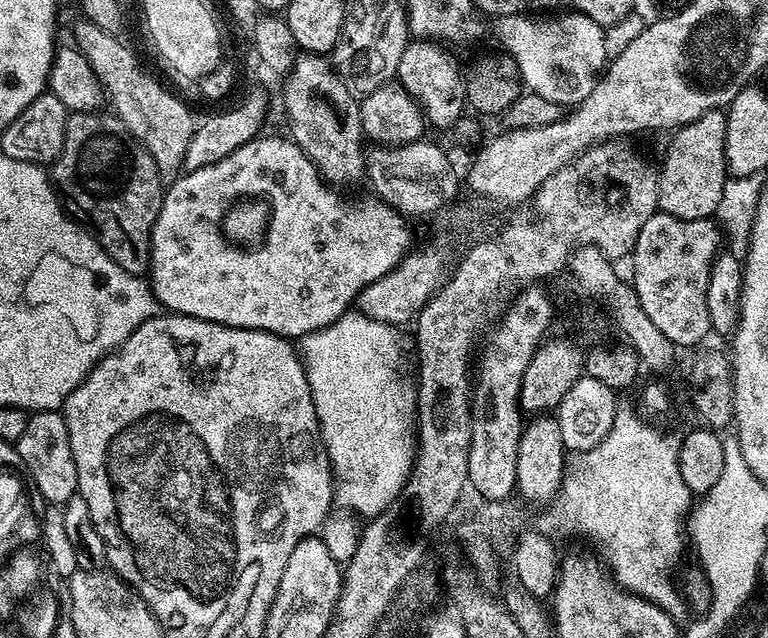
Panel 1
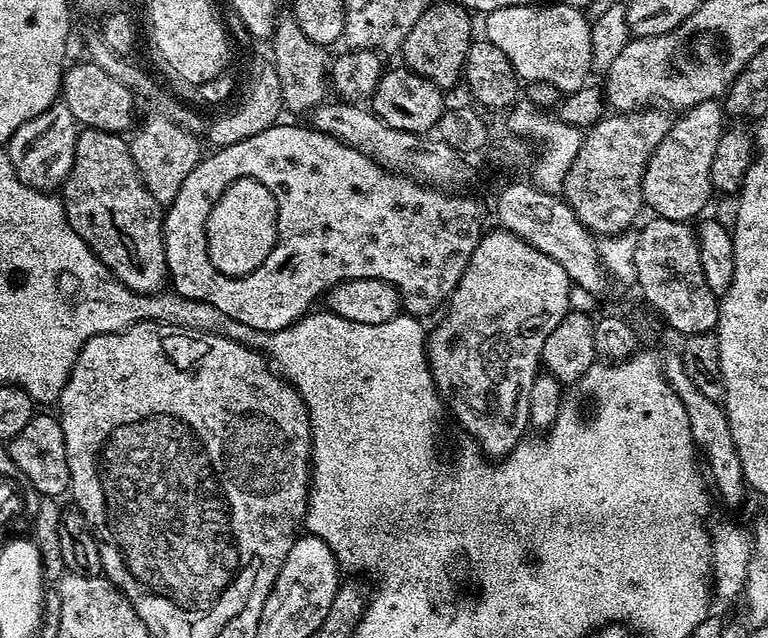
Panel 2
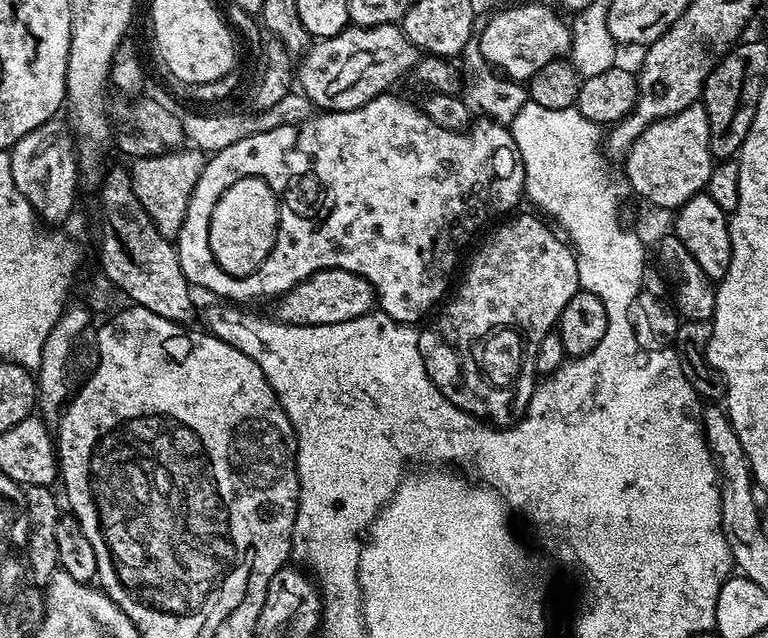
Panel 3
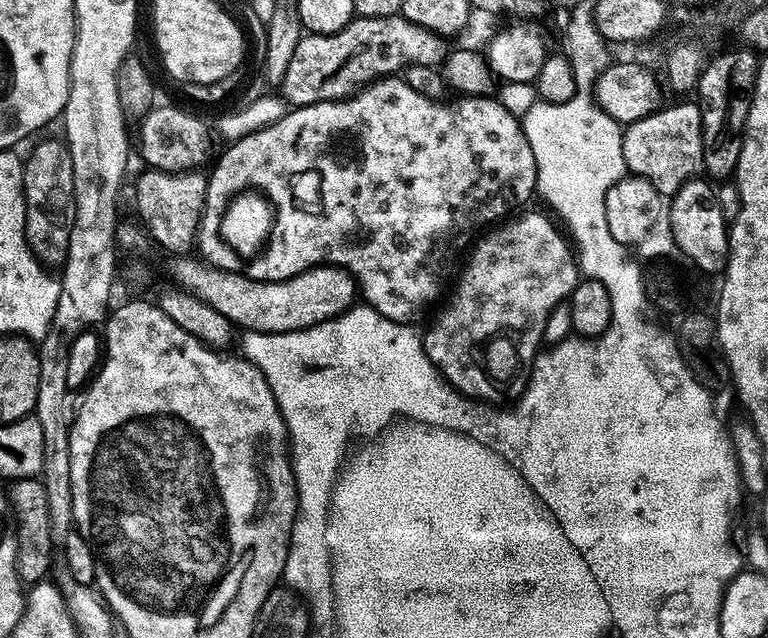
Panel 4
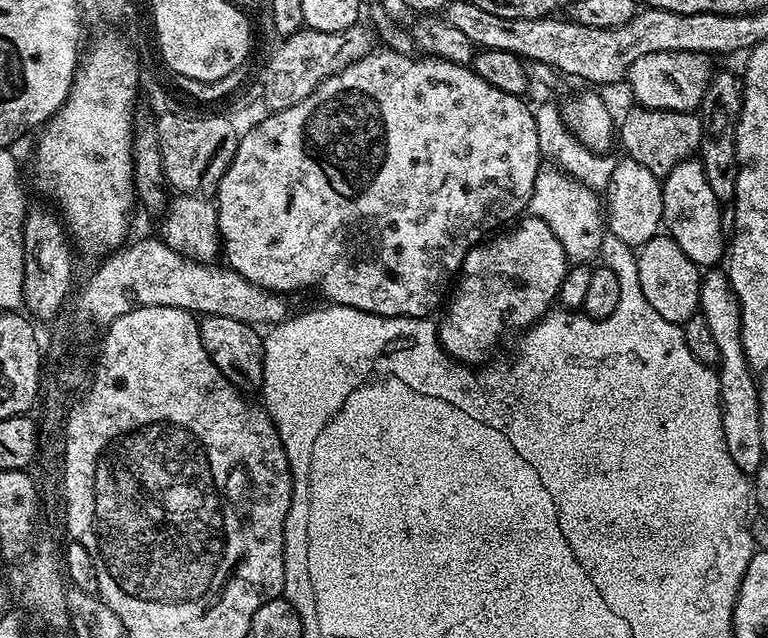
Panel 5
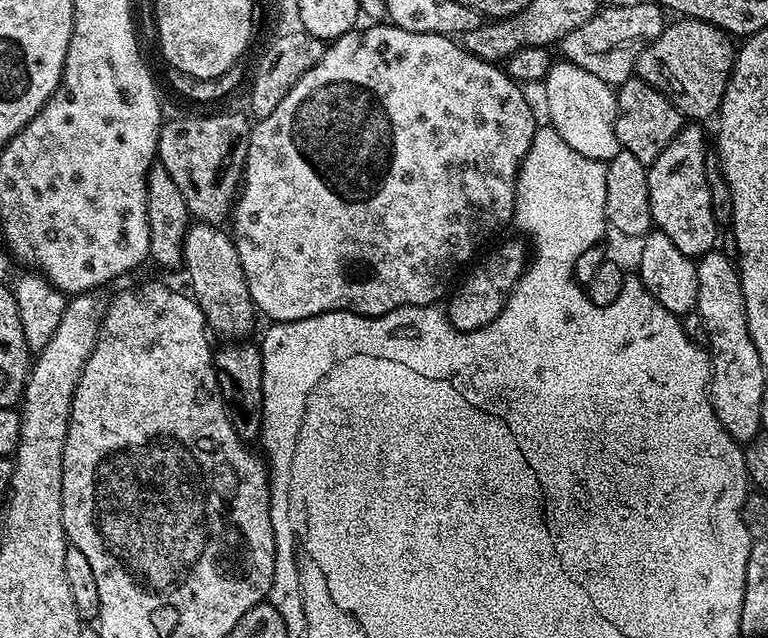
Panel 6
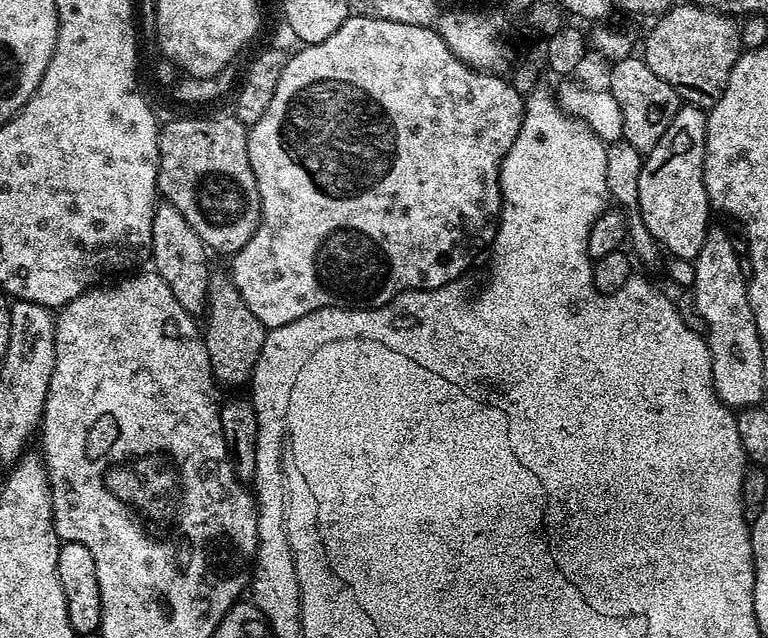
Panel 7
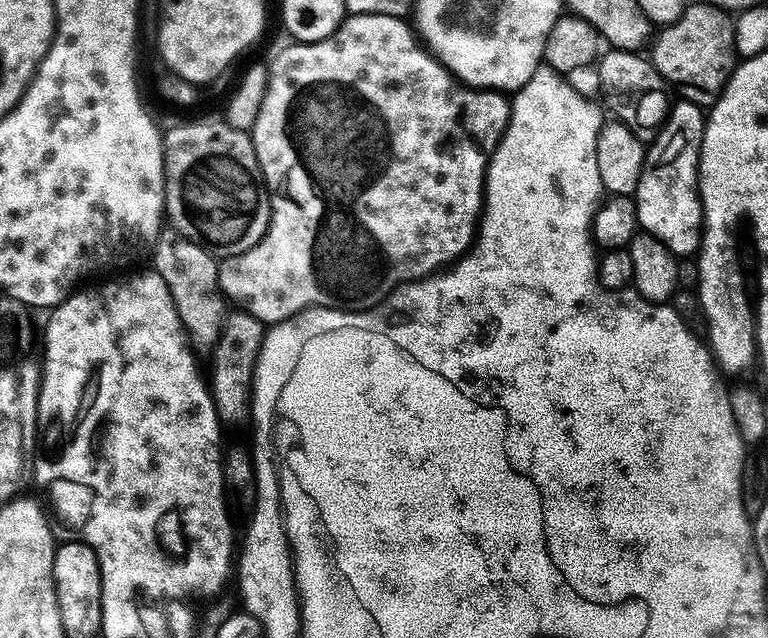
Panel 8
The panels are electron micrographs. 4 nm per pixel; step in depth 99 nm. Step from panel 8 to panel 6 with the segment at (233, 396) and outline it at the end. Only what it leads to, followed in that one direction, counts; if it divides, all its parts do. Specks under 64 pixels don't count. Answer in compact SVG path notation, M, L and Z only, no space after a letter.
M196 222L189 227L184 234L184 263L183 271L188 271L188 276L192 279L191 295L194 297L196 305L202 310L204 323L208 325L213 333L216 332L228 342L240 342L252 332L252 327L258 321L256 304L250 298L250 286L246 282L246 274L242 270L242 258L238 258L236 242L223 227L215 224Z

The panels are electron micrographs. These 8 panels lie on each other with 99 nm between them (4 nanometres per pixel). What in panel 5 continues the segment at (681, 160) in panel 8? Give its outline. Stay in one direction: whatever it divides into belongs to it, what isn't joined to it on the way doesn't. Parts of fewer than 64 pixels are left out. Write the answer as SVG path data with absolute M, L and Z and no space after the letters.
M699 158L678 162L678 166L663 177L661 194L662 224L667 234L701 269L708 270L719 265L726 256L726 233L722 230L720 217L722 204L714 198L714 190L710 190L710 182L706 182L706 170Z

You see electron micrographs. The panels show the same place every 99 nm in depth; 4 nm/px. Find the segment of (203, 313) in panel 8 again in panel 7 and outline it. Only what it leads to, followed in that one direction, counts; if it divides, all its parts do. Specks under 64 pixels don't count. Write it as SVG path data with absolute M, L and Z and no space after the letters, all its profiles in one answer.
M167 202L157 203L152 219L152 251L150 264L156 273L170 286L174 298L178 298L182 308L190 315L199 317L208 307L208 272L209 249L204 247L202 238L194 234L194 229L186 218L182 218L178 206Z

